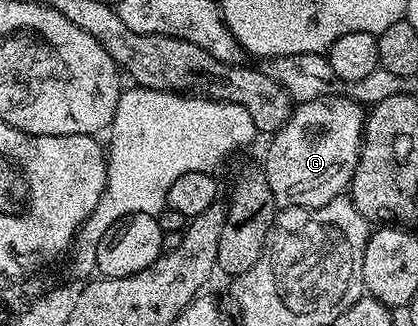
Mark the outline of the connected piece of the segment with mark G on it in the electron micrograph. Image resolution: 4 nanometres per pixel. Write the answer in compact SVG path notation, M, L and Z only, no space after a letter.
M347 95L316 98L297 104L288 121L271 134L262 172L277 206L293 205L320 208L343 194L352 184L352 176L364 145L366 109Z

